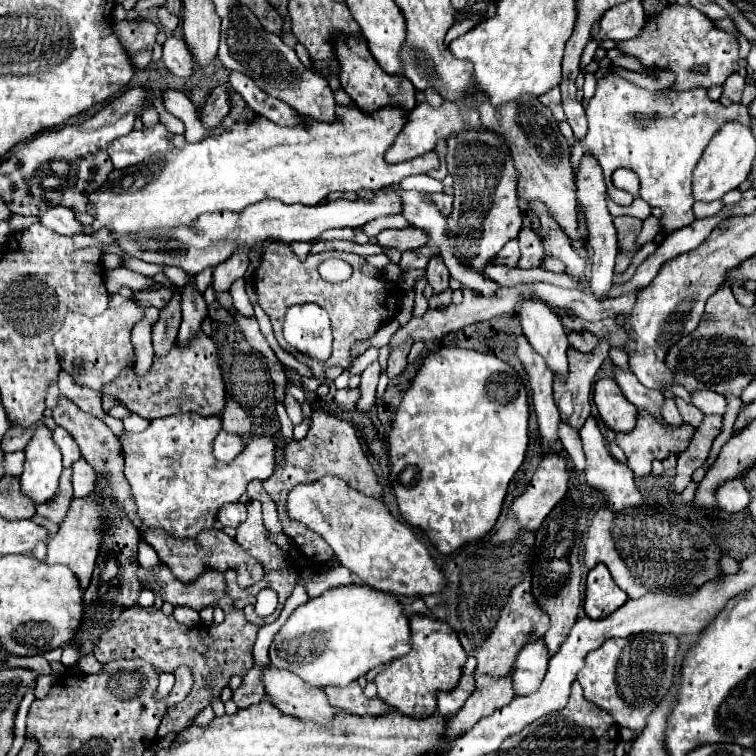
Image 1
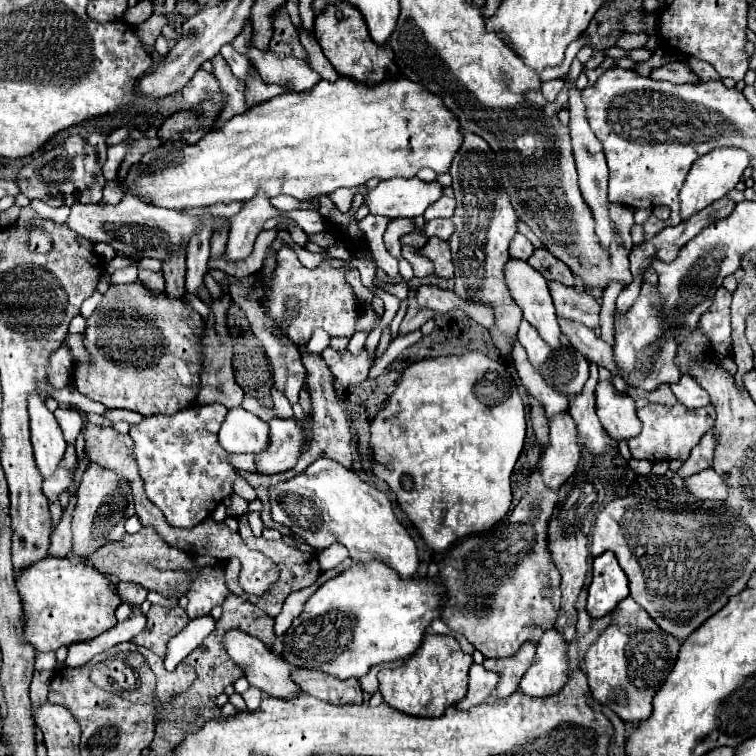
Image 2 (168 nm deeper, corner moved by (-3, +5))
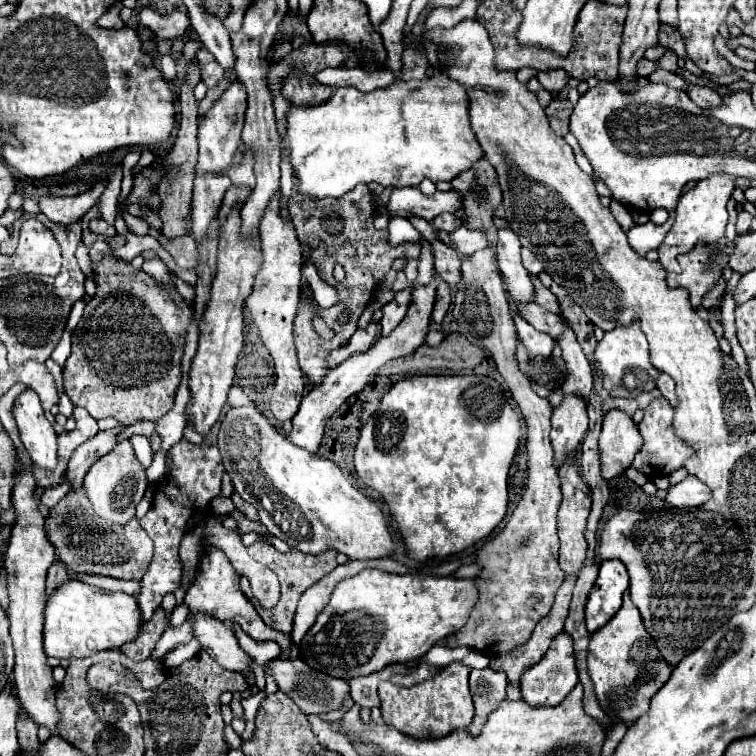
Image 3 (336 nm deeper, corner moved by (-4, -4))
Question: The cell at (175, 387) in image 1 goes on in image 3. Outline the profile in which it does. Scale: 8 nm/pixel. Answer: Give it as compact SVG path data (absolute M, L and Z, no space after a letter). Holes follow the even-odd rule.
M105 253L103 261L93 265L93 271L97 291L85 305L85 313L73 331L71 355L63 365L65 393L73 405L87 409L93 419L115 417L123 425L135 425L141 419L157 421L175 405L185 333L193 319L193 309L175 289L159 285L145 271L135 271L111 253Z

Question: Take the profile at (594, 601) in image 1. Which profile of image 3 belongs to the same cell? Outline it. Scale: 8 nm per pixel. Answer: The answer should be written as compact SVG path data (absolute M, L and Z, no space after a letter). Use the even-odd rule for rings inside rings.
M603 561L599 567L599 577L589 593L585 619L589 633L601 629L621 607L623 593L629 589L629 575L621 561Z

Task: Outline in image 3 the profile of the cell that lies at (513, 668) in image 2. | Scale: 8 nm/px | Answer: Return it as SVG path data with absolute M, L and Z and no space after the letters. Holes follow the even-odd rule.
M565 577L563 585L557 591L551 613L535 627L535 631L531 633L531 639L527 641L527 645L523 645L523 649L515 649L515 653L491 659L489 667L495 671L507 673L507 677L511 677L511 685L519 685L521 675L529 667L539 663L539 659L549 649L549 643L553 641L553 637L563 631L563 625L567 619L567 609L571 603L573 585L575 585L575 577Z

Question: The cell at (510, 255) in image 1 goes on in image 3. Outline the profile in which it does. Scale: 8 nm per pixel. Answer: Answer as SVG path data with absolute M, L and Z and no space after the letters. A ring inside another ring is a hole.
M523 249L523 251L521 251L521 255L523 255L523 267L525 267L531 275L537 275L537 273L543 269L541 261L535 257L535 253L533 253L533 251Z

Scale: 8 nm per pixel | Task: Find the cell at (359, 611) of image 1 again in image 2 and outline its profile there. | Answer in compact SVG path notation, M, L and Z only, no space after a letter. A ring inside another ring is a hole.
M370 560L370 564L352 564L336 578L324 582L304 604L304 612L282 636L282 658L292 666L320 670L340 680L360 678L368 674L374 664L412 656L420 648L426 628L440 618L442 604L446 604L446 600L442 600L442 584L438 584L438 576L414 576L414 580L402 580L402 576L392 568L386 568L386 564L378 564L378 560Z

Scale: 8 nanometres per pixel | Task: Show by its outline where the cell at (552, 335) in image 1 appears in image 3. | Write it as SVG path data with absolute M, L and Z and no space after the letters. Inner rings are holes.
M499 229L499 271L503 273L503 281L507 285L507 293L511 295L515 305L535 303L535 287L533 277L521 265L521 243L511 229Z

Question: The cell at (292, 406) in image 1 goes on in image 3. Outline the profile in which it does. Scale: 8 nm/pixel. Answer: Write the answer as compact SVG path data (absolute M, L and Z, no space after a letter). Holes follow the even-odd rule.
M275 193L275 201L271 201L271 209L267 209L267 217L263 217L263 225L259 227L261 235L261 253L263 265L255 277L255 285L251 295L245 299L245 309L249 311L253 323L259 329L261 341L271 353L275 361L275 387L271 395L271 413L277 421L291 419L301 403L305 393L305 377L297 365L297 351L293 343L293 321L299 309L299 285L301 285L301 247L291 223L285 223L279 215L279 199Z

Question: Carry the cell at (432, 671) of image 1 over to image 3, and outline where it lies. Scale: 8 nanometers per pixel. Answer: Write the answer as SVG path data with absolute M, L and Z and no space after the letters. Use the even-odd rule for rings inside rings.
M455 661L439 671L427 681L415 683L411 687L399 687L391 681L379 683L381 713L387 725L393 725L401 733L427 739L443 737L453 729L467 729L473 717L473 699L469 693L469 667Z

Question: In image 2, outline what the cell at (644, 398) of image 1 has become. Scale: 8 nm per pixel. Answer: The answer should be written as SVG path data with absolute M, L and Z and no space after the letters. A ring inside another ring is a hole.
M558 318L560 322L560 328L562 328L562 334L570 340L570 344L582 352L586 358L606 366L612 376L618 376L616 372L616 366L614 366L614 360L612 360L612 348L610 344L606 344L602 338L598 338L594 334L592 328L580 324L580 322L572 322L572 320L564 320L564 318Z

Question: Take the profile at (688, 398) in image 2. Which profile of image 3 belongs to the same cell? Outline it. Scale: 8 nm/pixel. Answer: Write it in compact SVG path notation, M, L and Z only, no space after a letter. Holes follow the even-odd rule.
M661 373L661 375L659 375L659 381L657 381L657 387L659 387L661 395L663 395L673 407L679 405L679 399L677 399L677 393L675 393L675 383L673 383L673 379L671 379L669 375Z

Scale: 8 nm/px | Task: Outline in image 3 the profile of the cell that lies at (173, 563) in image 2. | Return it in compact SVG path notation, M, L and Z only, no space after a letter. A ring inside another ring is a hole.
M81 487L71 501L63 497L57 507L51 509L47 517L47 533L51 533L51 543L55 545L57 557L69 565L75 573L91 573L105 575L113 579L125 581L141 581L153 557L153 541L141 529L139 521L133 519L127 525L111 525L99 521L95 513L91 513L91 503L87 501L85 489Z

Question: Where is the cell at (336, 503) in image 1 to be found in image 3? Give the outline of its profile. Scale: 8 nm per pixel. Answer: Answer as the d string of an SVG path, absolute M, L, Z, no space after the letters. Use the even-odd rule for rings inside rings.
M231 407L219 429L219 451L225 463L225 471L231 475L235 491L251 505L257 507L261 523L269 529L271 535L287 541L291 547L319 555L327 549L337 549L349 559L381 559L395 553L395 541L387 527L385 513L379 505L355 489L343 471L329 459L307 453L305 449L295 447L283 435L269 425L269 421L259 415L253 407Z

